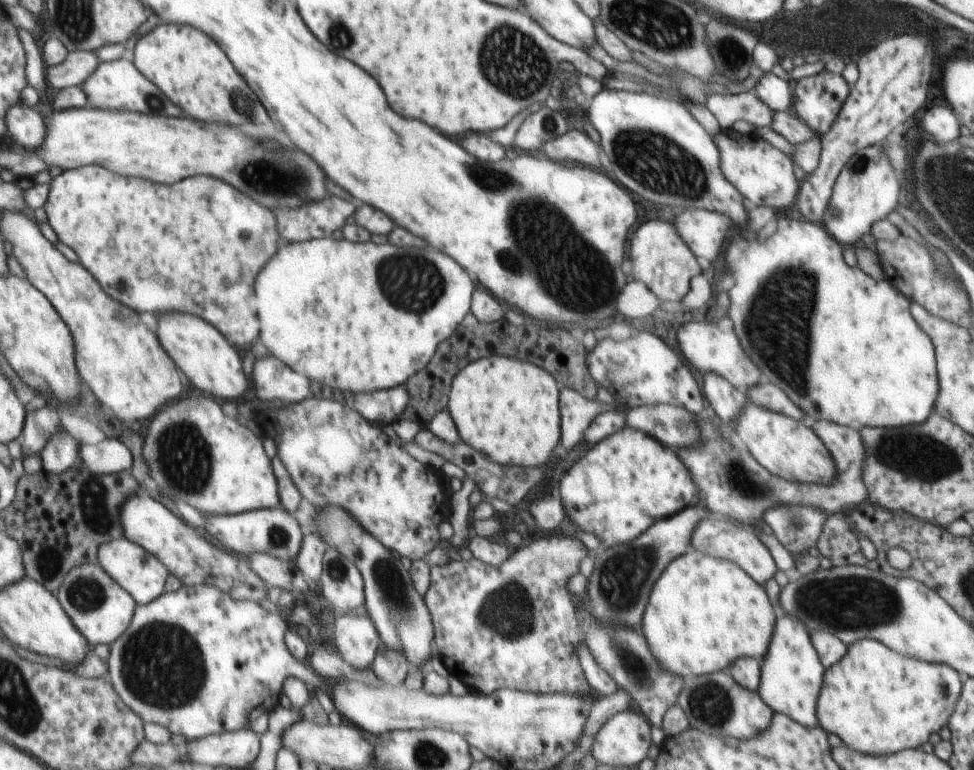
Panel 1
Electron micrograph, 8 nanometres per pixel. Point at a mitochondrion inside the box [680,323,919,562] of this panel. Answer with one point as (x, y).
(739, 476)

